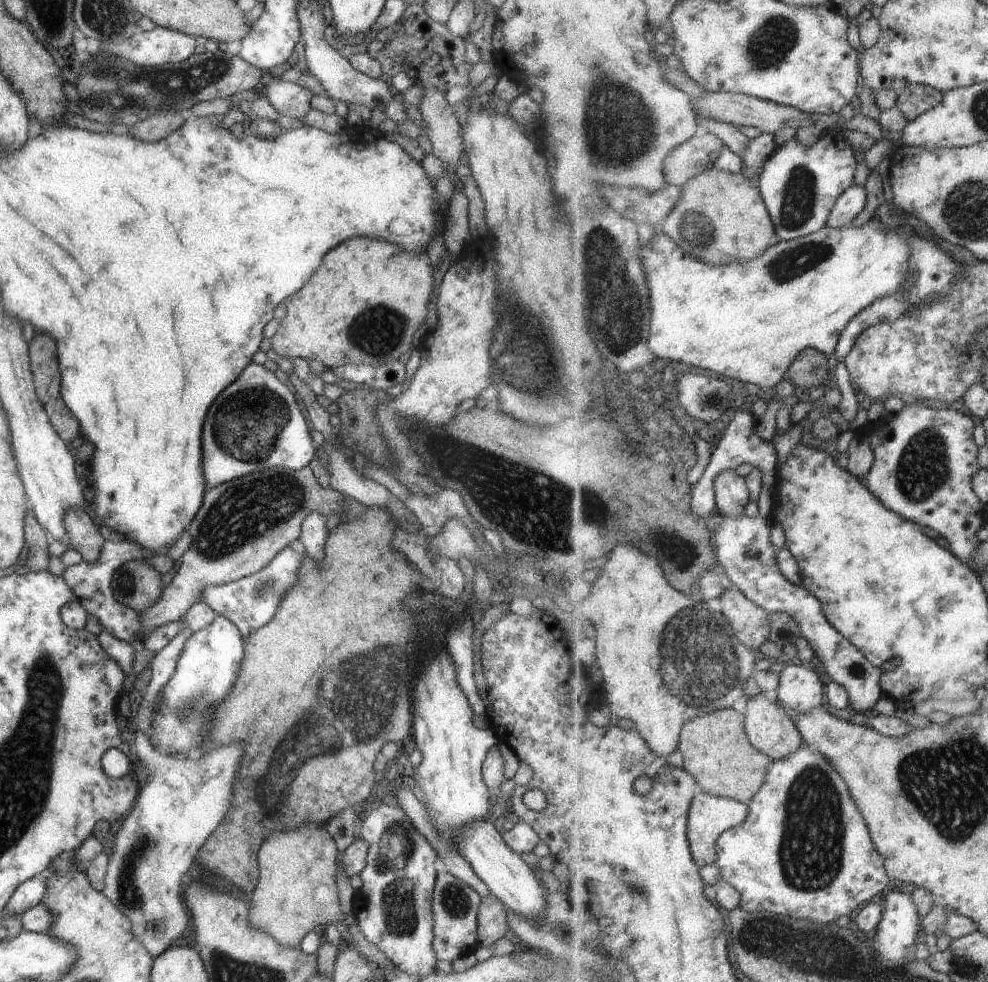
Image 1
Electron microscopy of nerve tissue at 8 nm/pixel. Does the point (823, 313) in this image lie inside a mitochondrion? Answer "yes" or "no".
no

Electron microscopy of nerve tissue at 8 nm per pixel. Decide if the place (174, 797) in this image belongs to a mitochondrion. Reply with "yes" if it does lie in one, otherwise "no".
no

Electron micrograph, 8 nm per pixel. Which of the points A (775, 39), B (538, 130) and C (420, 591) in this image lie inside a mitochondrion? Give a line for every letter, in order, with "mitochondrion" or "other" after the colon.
A: mitochondrion
B: other
C: other

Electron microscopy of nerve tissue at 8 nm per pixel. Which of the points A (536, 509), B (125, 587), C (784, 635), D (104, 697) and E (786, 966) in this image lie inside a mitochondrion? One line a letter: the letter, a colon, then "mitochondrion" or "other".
A: mitochondrion
B: mitochondrion
C: other
D: other
E: mitochondrion

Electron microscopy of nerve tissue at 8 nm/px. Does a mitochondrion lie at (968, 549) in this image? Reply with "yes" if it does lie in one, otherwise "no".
no

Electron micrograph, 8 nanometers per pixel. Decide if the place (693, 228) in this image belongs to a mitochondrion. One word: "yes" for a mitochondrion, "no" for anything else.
yes

